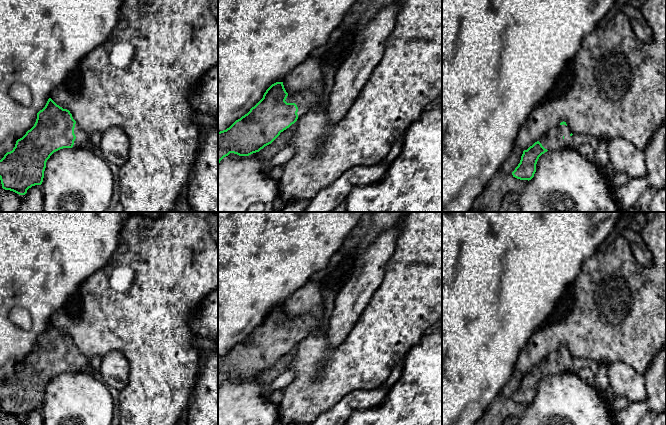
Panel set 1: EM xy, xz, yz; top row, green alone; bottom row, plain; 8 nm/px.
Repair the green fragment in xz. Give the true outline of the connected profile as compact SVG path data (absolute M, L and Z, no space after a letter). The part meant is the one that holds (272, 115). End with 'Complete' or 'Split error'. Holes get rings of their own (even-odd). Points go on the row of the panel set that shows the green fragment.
M283 82L272 84L264 93L263 98L247 114L236 120L226 130L218 132L218 164L230 153L249 156L259 152L306 114L317 99L318 94L312 90L305 89L298 93L288 94Z. Split error

